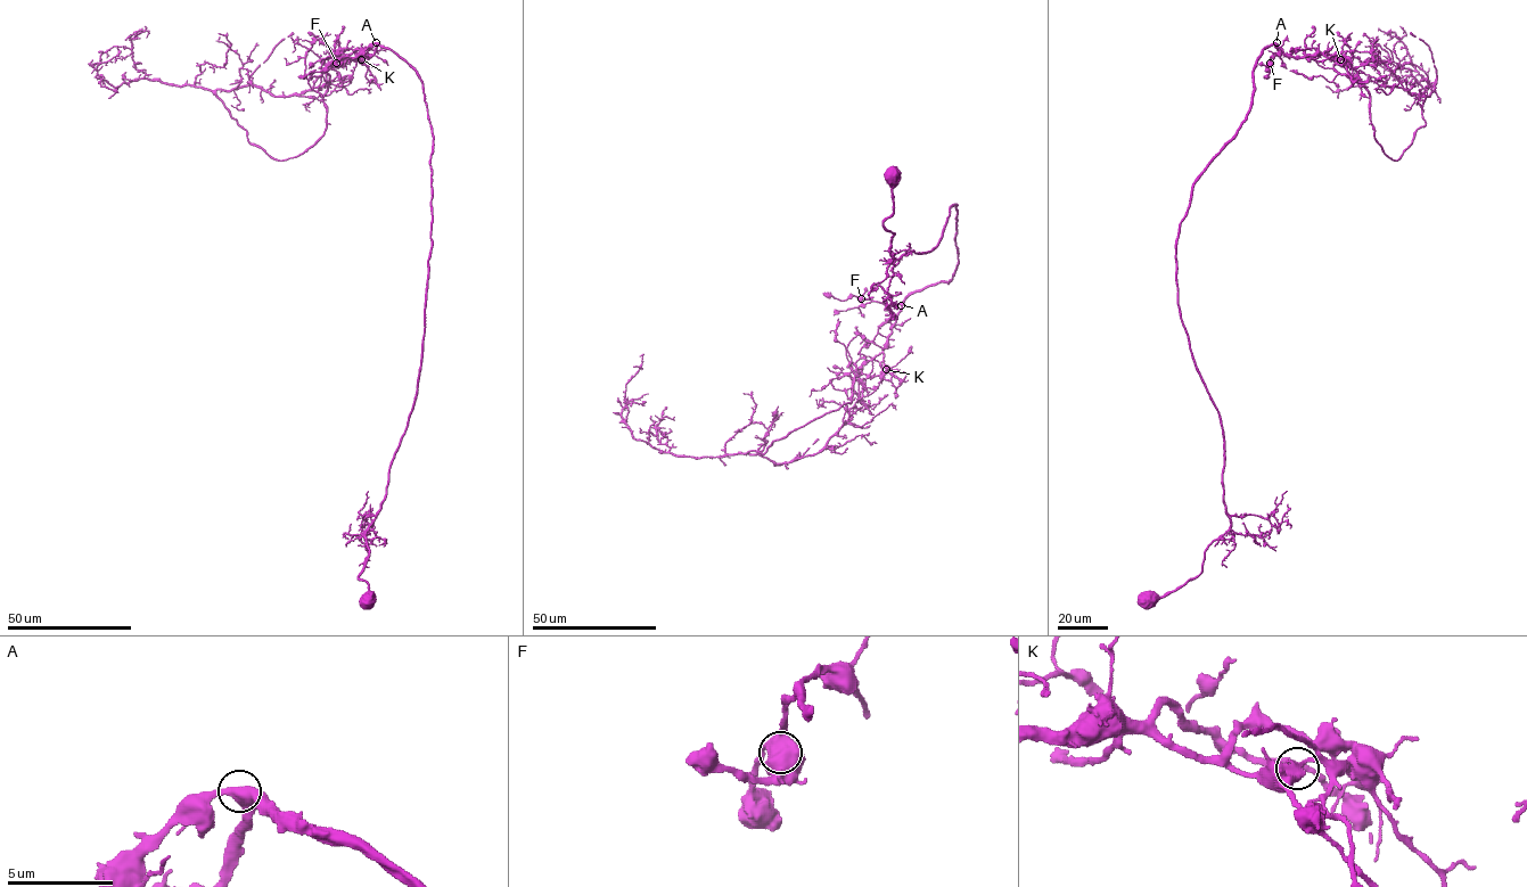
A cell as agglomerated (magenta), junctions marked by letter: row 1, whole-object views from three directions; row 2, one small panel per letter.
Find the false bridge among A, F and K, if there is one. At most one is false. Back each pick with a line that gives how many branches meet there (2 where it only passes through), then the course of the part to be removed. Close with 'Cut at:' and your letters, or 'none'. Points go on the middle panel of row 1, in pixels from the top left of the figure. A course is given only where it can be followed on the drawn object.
K: branches 2; course (886, 369), (858, 374), (862, 397), (823, 446), (773, 463), (674, 456), (637, 440), (625, 396), (639, 356)
Cut at: K

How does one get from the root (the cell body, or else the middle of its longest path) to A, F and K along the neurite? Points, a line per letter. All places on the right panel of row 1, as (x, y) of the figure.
A: (1148, 601), (1196, 577), (1230, 524), (1176, 243), (1195, 180), (1245, 118), (1256, 60), (1277, 42)
F: (1148, 601), (1196, 577), (1230, 524), (1176, 243), (1191, 186), (1245, 118), (1256, 60), (1274, 43), (1270, 63)
K: (1148, 601), (1196, 577), (1230, 524), (1223, 433), (1177, 301), (1191, 186), (1245, 118), (1264, 49), (1340, 59)

